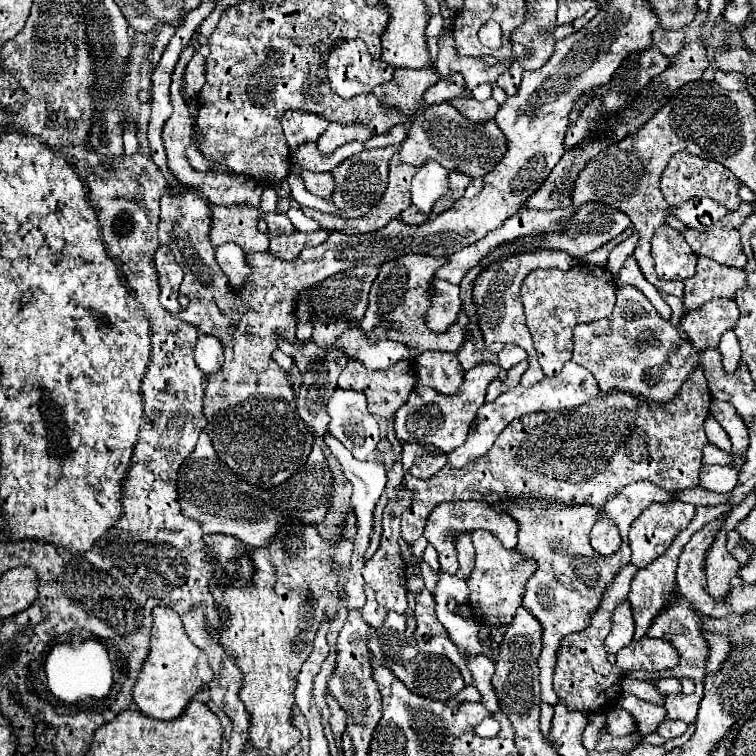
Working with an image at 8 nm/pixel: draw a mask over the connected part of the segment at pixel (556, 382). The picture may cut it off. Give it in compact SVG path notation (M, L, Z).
M567 362L557 376L543 378L539 384L535 384L531 388L511 388L511 390L503 392L501 396L497 396L497 400L485 402L477 410L479 426L477 426L475 434L469 434L463 446L455 448L453 452L447 452L447 464L445 466L449 466L449 468L463 468L467 462L483 456L493 446L493 442L497 440L497 436L501 434L501 430L511 420L515 420L519 416L533 414L533 412L547 412L547 410L573 410L573 408L579 408L585 402L597 398L599 394L601 394L601 390L597 388L595 376L589 374L585 368L581 368L575 362Z

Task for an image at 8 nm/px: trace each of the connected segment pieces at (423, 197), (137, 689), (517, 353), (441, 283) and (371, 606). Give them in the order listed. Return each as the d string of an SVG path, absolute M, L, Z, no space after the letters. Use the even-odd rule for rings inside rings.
M425 162L411 182L413 204L429 216L433 204L447 192L447 170L439 162Z
M153 608L153 628L149 642L149 656L141 666L137 676L137 684L133 686L133 702L141 714L157 720L171 720L179 716L189 704L191 696L195 696L197 688L205 686L213 680L213 672L209 668L207 656L201 648L191 644L187 638L179 614L171 608Z
M506 344L500 354L500 367L505 371L526 360L527 353L517 345Z
M435 280L433 286L435 292L431 296L431 308L427 312L427 328L433 332L445 332L457 320L457 314L461 310L459 286L445 280Z
M365 586L365 596L367 596L367 602L363 606L363 618L365 622L369 622L373 628L379 628L383 622L385 622L385 616L387 616L387 608L381 608L375 600L375 594L369 586Z

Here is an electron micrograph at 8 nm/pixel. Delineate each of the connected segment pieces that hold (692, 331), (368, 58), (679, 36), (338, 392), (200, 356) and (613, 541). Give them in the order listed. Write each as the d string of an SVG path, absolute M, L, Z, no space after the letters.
M720 298L705 304L699 310L689 310L679 320L679 330L687 332L689 344L699 352L717 348L721 336L731 330L739 320L739 310L734 300Z
M341 40L331 52L327 60L327 80L335 94L341 98L353 98L363 92L371 92L377 84L387 82L393 78L393 66L385 64L383 60L375 60L369 52L363 40Z
M663 30L653 32L653 46L659 48L667 58L673 58L685 44L685 34L681 30Z
M335 388L333 396L327 402L327 414L331 418L329 422L329 434L335 436L357 460L367 460L369 454L375 452L379 442L379 424L377 420L367 412L367 400L365 394L353 392L353 388Z
M201 334L195 346L195 362L203 374L213 374L221 369L224 354L221 342L209 335Z
M599 512L599 520L591 530L591 542L599 554L613 554L619 548L619 530L605 512Z

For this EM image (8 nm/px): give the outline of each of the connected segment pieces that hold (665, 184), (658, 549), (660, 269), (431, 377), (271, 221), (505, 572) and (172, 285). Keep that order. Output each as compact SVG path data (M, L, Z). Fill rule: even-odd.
M679 152L677 156L671 156L671 160L661 176L661 192L669 204L681 204L693 196L699 196L699 198L709 196L715 202L719 202L721 206L725 206L729 212L733 212L733 208L741 206L739 188L741 188L741 182L733 176L733 172L729 168L721 166L719 162L705 160L705 158L687 154L687 152Z
M665 502L665 504L651 504L649 508L645 508L639 518L635 518L633 522L633 530L629 530L629 546L633 550L631 560L639 569L651 564L653 560L657 560L675 540L675 536L693 520L695 516L695 506L693 504L683 504L683 502Z
M659 226L651 240L657 276L663 280L687 280L695 272L697 256L683 234L671 226Z
M427 350L417 358L417 382L441 394L455 394L463 382L463 368L455 352Z
M277 212L267 213L261 217L268 225L268 232L273 235L290 235L295 234L297 230L293 228L293 224L289 222L289 218L285 214L277 214Z
M483 529L475 530L471 535L475 546L475 568L467 578L467 586L471 590L469 602L473 606L473 614L479 624L497 626L497 624L511 624L517 606L523 600L523 582L533 574L535 562L523 560L516 549L505 550L501 542Z
M159 246L159 250L155 252L155 268L161 286L161 294L159 294L161 306L171 314L179 314L183 310L179 304L179 284L183 280L183 270L175 262L167 246Z

